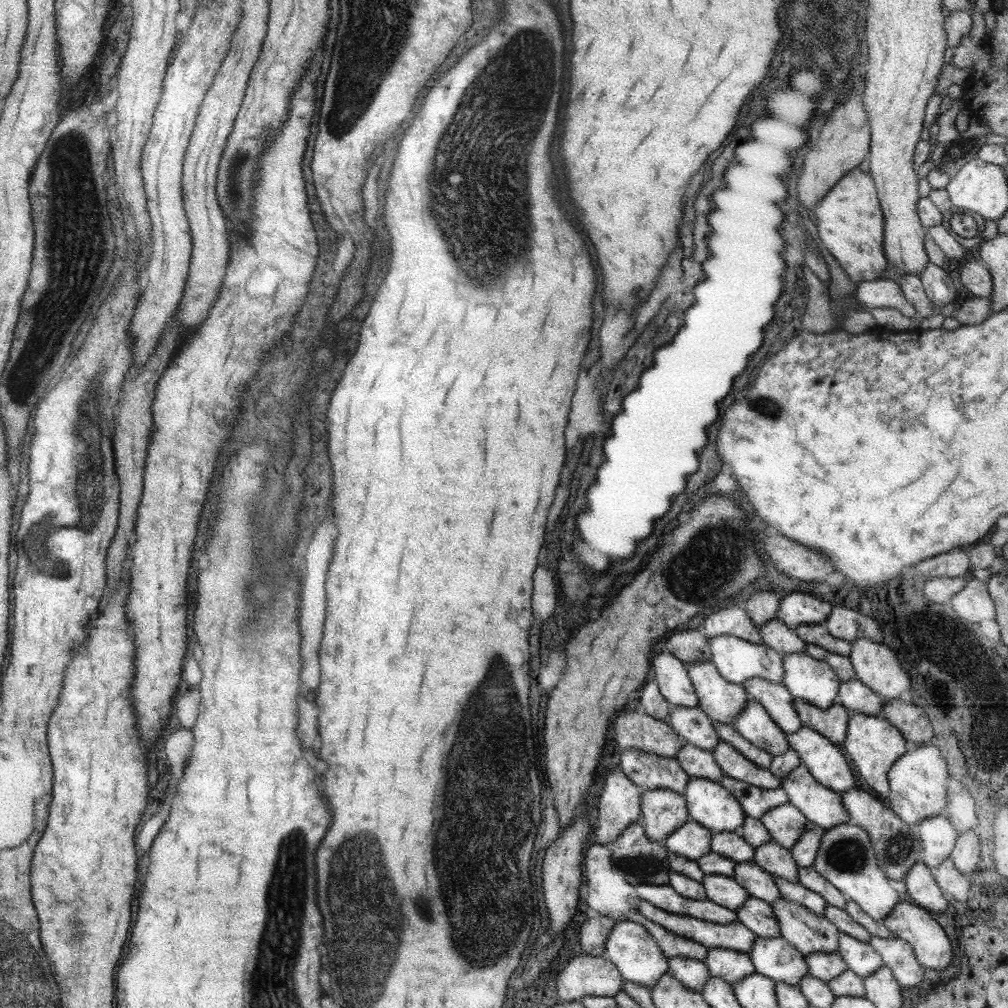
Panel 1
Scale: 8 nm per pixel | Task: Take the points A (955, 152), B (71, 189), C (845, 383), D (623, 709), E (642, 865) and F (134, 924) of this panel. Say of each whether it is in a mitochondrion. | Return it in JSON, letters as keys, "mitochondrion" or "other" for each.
{"A":"mitochondrion","B":"mitochondrion","C":"other","D":"other","E":"mitochondrion","F":"other"}

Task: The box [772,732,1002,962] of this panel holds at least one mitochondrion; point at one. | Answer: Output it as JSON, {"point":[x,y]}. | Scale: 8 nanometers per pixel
{"point":[849,855]}

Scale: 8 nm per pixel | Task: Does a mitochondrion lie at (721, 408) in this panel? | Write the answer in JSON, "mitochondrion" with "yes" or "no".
{"mitochondrion":"no"}

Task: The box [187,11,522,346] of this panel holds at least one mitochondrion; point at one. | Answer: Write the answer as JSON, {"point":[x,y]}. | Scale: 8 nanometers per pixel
{"point":[237,161]}

